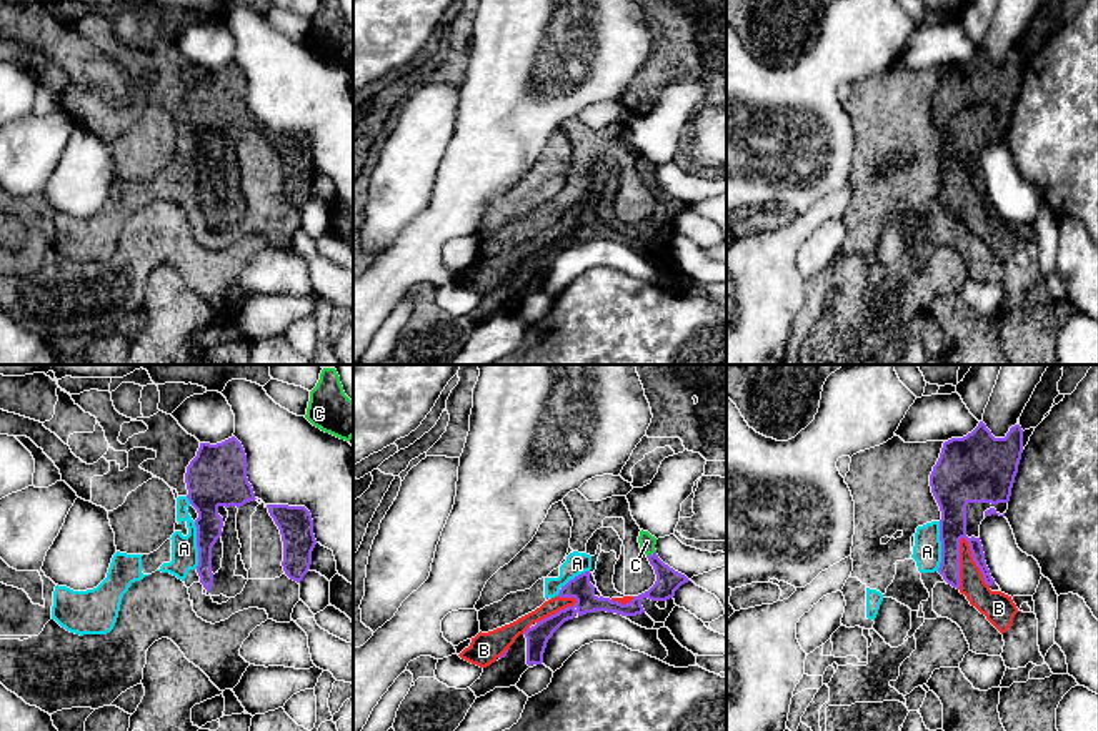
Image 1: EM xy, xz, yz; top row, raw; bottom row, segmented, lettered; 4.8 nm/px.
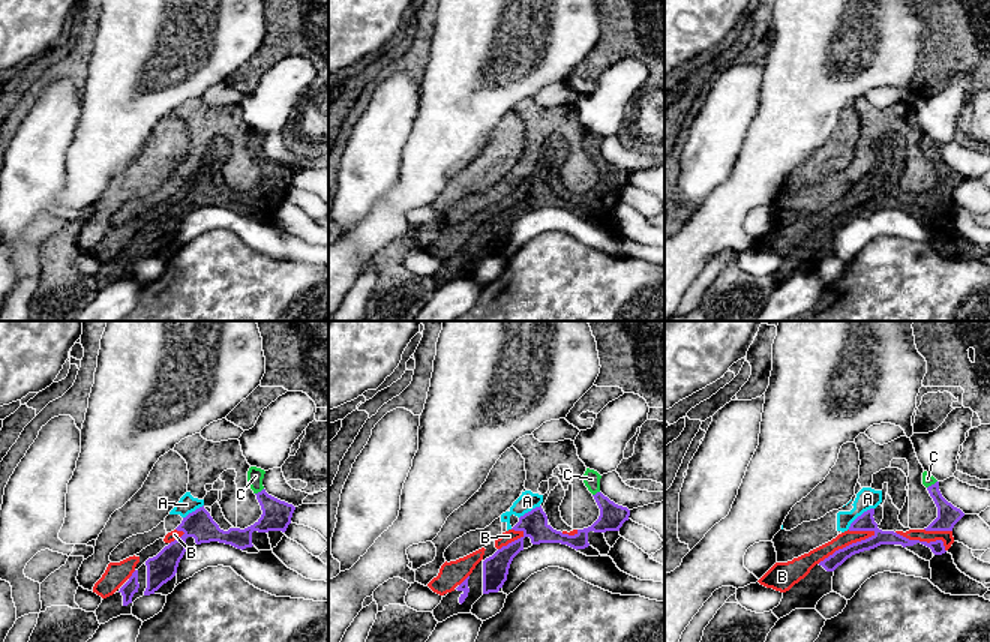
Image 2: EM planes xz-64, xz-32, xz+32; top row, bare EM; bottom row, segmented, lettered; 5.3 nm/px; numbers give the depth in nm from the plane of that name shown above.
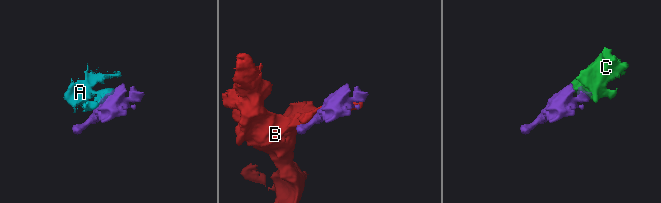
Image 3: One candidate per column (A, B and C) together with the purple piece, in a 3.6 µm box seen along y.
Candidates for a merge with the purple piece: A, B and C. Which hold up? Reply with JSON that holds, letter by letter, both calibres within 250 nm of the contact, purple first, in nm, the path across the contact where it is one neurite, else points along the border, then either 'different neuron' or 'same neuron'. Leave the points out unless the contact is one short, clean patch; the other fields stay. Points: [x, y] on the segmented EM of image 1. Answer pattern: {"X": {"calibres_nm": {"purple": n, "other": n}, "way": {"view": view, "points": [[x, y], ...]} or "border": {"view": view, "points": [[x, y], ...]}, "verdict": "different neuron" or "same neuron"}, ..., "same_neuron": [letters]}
{"A": {"calibres_nm": {"purple": 160, "other": 140}, "verdict": "different neuron"}, "B": {"calibres_nm": {"purple": 130, "other": 140}, "verdict": "same neuron"}, "C": {"calibres_nm": {"purple": 120, "other": 80}, "verdict": "same neuron"}, "same_neuron": ["B", "C"]}

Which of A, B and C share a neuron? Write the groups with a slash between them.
A / B C

